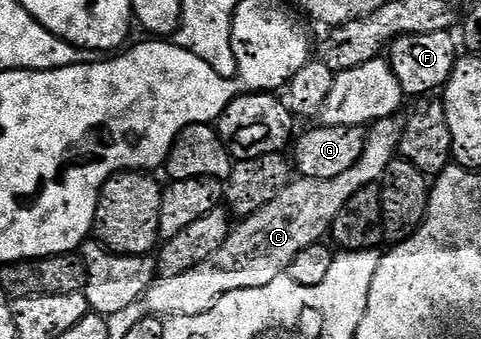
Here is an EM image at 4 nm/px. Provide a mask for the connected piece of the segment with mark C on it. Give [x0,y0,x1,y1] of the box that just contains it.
[142,117,402,320]

